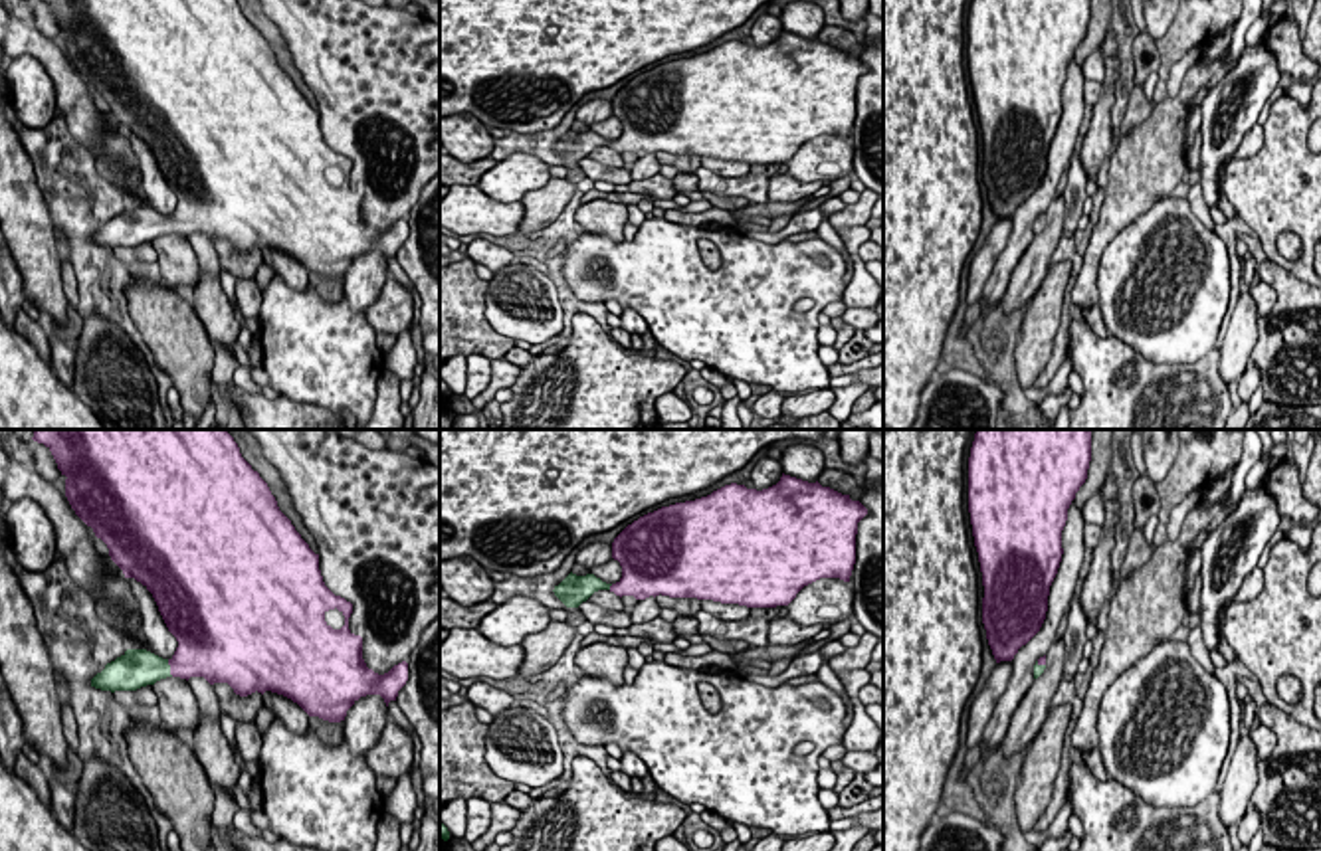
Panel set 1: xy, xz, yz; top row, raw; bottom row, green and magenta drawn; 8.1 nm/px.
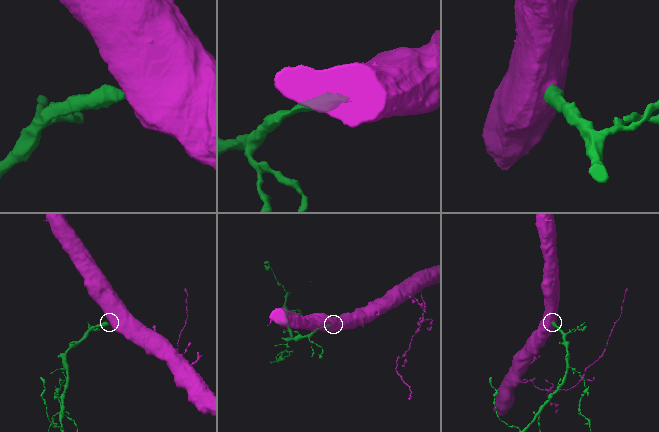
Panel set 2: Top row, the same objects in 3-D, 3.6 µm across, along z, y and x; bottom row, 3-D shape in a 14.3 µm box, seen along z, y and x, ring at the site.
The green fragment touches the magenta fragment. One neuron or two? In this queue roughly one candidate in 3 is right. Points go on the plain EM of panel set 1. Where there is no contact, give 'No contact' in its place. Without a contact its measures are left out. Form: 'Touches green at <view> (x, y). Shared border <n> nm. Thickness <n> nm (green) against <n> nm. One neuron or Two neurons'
Touches green at xy (169, 224). Shared border 150 nm. Thickness 320 nm (green) against 360 nm. One neuron

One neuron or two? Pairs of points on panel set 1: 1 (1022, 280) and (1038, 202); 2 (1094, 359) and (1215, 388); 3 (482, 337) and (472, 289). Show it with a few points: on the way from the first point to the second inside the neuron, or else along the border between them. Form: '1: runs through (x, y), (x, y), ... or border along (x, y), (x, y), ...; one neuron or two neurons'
1: border along (1034, 236), (1009, 283); two neurons
2: runs through (1123, 361), (1143, 373), (1187, 369); one neuron
3: runs through (472, 325), (472, 301); one neuron

